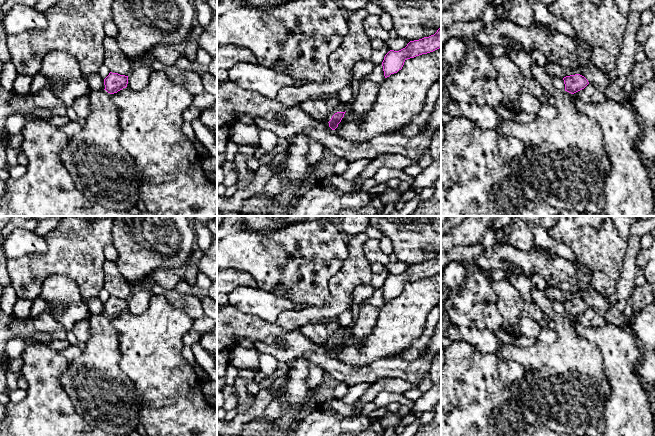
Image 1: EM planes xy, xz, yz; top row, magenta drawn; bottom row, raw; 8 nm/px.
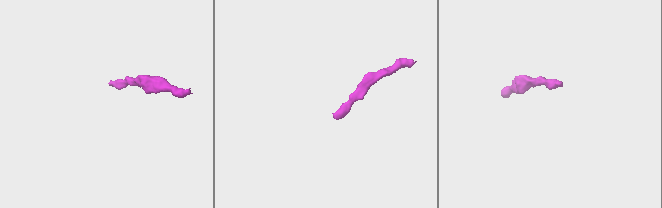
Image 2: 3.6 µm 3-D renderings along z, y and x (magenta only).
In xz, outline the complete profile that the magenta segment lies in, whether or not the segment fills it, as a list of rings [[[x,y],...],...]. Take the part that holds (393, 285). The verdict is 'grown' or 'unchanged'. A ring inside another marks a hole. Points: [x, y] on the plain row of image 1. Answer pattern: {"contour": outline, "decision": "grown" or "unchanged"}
{"contour": [[[441,252],[434,259],[410,265],[399,275],[390,274],[382,286],[385,302],[402,293],[407,283],[433,276],[441,271]]], "decision": "unchanged"}

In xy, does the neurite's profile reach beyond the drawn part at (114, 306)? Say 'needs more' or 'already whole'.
already whole

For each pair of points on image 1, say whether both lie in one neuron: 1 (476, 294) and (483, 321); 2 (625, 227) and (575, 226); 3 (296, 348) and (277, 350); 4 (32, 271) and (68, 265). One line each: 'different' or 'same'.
1: same
2: different
3: same
4: same

